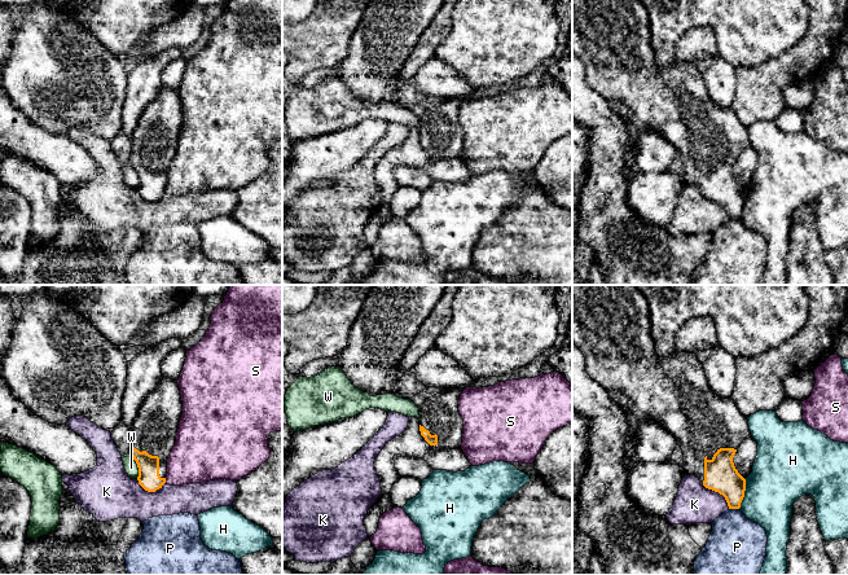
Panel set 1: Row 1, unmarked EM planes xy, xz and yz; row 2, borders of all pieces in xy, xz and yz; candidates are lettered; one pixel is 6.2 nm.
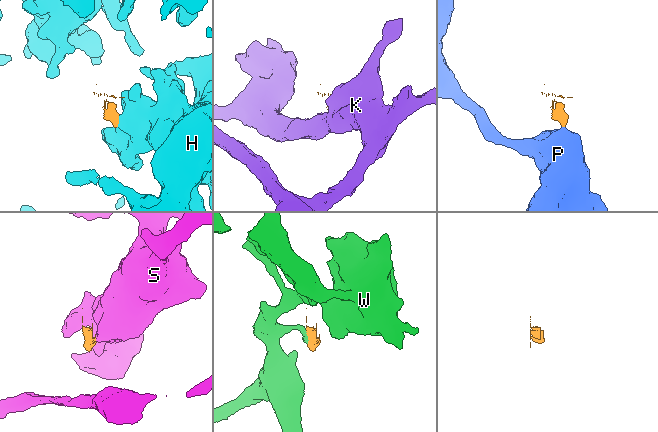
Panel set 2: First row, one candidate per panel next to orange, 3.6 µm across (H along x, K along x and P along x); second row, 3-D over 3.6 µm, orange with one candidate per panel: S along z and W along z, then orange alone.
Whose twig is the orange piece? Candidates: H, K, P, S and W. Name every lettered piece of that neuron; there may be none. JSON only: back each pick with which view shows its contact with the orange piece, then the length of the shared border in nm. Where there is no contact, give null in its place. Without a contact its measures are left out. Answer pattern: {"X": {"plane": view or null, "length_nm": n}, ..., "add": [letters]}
{"add": []}

